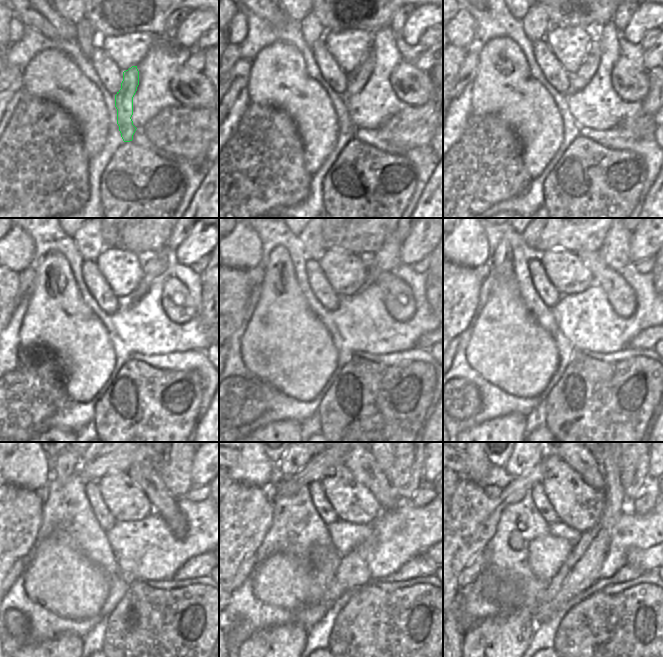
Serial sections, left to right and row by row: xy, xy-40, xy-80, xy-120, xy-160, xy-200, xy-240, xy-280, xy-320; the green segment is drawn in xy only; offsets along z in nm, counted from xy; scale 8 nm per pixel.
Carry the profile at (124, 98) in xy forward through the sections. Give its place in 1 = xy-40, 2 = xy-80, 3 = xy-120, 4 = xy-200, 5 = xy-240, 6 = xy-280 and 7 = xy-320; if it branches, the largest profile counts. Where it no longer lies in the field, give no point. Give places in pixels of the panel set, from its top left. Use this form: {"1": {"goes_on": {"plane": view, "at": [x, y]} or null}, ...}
{"1": {"goes_on": {"plane": "xy-40", "at": [356, 79]}}, "2": {"goes_on": {"plane": "xy-80", "at": [581, 78]}}, "3": {"goes_on": {"plane": "xy-120", "at": [155, 264]}}, "4": {"goes_on": {"plane": "xy-200", "at": [615, 250]}}, "5": {"goes_on": {"plane": "xy-240", "at": [175, 462]}}, "6": {"goes_on": {"plane": "xy-280", "at": [405, 476]}}, "7": {"goes_on": {"plane": "xy-320", "at": [633, 462]}}}

